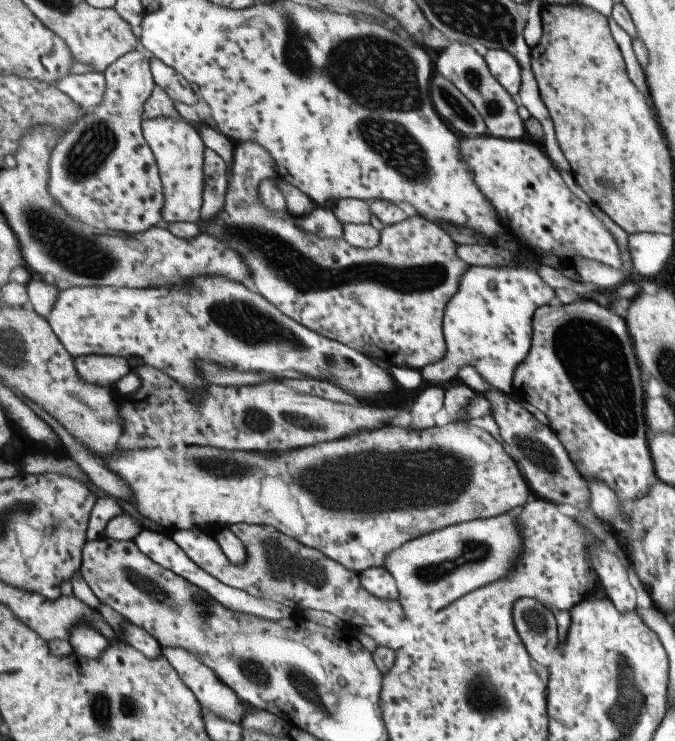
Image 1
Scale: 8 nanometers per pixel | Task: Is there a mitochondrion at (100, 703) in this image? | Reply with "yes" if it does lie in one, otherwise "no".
yes

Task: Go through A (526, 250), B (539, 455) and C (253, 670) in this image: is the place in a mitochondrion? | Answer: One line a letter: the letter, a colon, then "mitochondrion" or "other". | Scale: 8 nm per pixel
A: other
B: mitochondrion
C: mitochondrion

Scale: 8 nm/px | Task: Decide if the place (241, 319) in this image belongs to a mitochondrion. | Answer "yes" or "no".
yes

